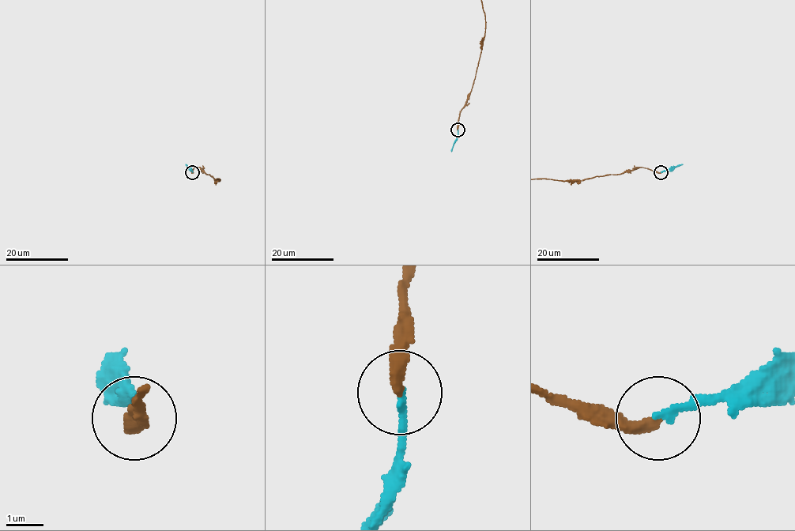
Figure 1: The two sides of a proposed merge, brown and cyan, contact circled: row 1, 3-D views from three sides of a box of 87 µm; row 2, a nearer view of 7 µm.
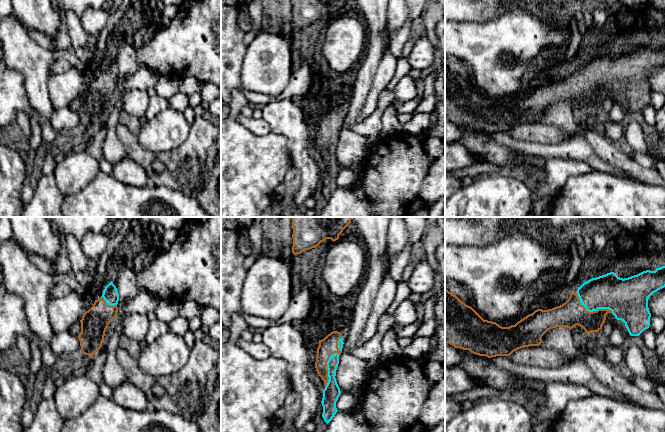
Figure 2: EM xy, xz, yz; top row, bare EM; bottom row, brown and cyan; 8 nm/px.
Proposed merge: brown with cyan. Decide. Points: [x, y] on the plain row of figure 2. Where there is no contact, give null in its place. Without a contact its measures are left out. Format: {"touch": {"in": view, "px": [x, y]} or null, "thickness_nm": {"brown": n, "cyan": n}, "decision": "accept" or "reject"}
{"touch": {"in": "yz", "px": [590, 88]}, "thickness_nm": {"brown": 200, "cyan": 280}, "decision": "accept"}

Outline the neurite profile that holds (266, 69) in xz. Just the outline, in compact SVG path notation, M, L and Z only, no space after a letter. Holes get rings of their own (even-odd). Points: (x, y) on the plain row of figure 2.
M260 33L248 45L241 82L248 92L277 97L291 76L291 51L283 36Z

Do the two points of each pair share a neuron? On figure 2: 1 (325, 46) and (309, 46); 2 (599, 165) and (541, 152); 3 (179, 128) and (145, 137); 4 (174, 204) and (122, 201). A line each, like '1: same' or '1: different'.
1: different
2: same
3: same
4: same

